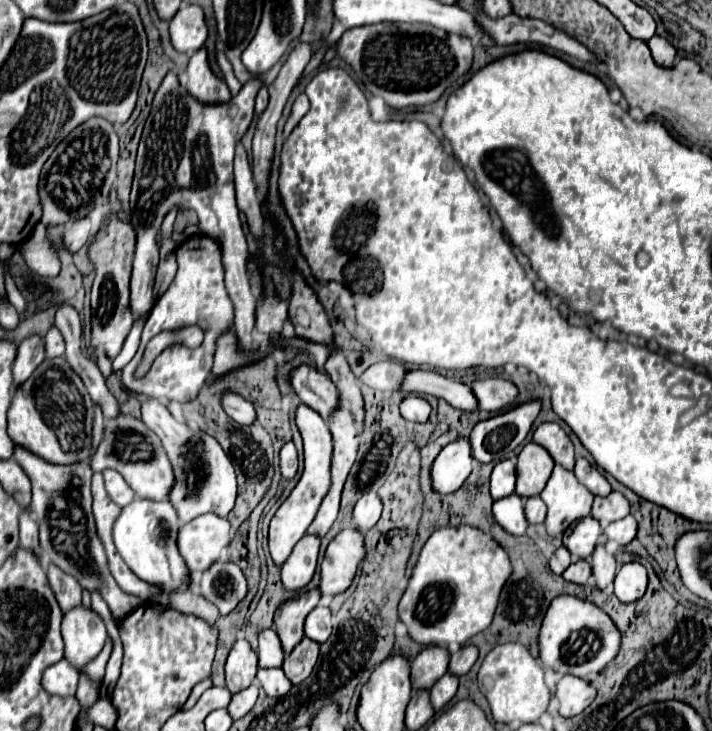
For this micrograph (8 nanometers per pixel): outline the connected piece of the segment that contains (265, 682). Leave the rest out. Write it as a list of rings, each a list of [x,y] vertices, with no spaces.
[[[258,668],[256,682],[266,690],[268,696],[284,696],[290,690],[290,680],[284,676],[282,668]]]

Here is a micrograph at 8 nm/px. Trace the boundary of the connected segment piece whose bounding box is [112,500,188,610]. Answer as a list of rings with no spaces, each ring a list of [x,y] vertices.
[[[132,500],[126,504],[120,512],[120,516],[114,522],[112,534],[114,544],[118,548],[118,554],[124,558],[124,562],[146,582],[160,584],[164,588],[164,594],[156,600],[152,600],[154,608],[168,608],[168,592],[174,588],[184,586],[186,578],[186,564],[180,560],[180,554],[176,552],[176,532],[180,528],[176,510],[168,500],[156,502],[156,500]]]

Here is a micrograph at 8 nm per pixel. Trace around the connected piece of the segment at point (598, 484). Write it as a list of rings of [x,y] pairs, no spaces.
[[[578,458],[576,466],[574,466],[574,474],[578,478],[580,484],[584,484],[594,496],[608,496],[612,492],[610,484],[606,482],[606,478],[600,474],[598,468],[594,468],[588,460]]]

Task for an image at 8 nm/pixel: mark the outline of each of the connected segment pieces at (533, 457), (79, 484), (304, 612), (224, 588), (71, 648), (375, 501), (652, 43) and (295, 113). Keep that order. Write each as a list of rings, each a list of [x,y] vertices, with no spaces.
[[[528,442],[518,454],[514,492],[524,498],[540,494],[552,474],[552,468],[554,468],[554,462],[550,454],[542,446]]]
[[[18,444],[14,446],[14,458],[32,482],[30,512],[40,530],[40,550],[44,552],[44,556],[48,556],[50,562],[56,562],[56,566],[72,574],[82,584],[82,588],[98,590],[106,600],[112,616],[116,616],[116,620],[122,620],[128,612],[132,612],[132,608],[142,604],[142,600],[122,592],[118,584],[112,580],[112,574],[108,572],[104,548],[100,540],[96,540],[96,526],[90,512],[92,510],[90,466],[86,462],[52,464]]]
[[[302,592],[290,600],[286,600],[274,614],[274,626],[278,632],[278,638],[282,642],[284,656],[292,652],[292,648],[304,638],[304,620],[312,612],[312,608],[318,604],[320,592]]]
[[[216,560],[206,568],[198,582],[202,598],[216,604],[220,616],[230,614],[248,592],[248,582],[238,564],[230,560]]]
[[[80,604],[64,614],[62,638],[66,644],[64,656],[82,670],[82,666],[102,650],[108,634],[100,614]]]
[[[370,492],[370,494],[364,494],[356,506],[354,506],[354,512],[352,512],[352,526],[360,532],[368,532],[380,518],[380,512],[382,512],[382,504],[380,504],[380,498],[378,494]]]
[[[652,36],[648,40],[648,48],[652,52],[652,58],[658,66],[672,66],[674,58],[676,58],[676,48],[662,36]]]
[[[302,92],[296,100],[294,100],[294,106],[292,106],[292,114],[290,114],[290,118],[288,118],[284,130],[283,136],[289,136],[292,132],[292,128],[298,124],[298,120],[302,120],[302,116],[308,112],[308,108],[310,108],[310,102],[308,102],[308,96]]]

